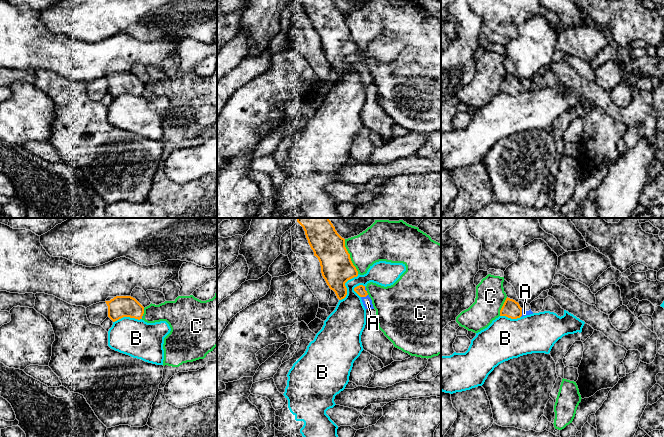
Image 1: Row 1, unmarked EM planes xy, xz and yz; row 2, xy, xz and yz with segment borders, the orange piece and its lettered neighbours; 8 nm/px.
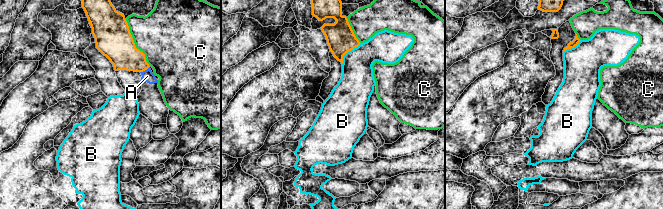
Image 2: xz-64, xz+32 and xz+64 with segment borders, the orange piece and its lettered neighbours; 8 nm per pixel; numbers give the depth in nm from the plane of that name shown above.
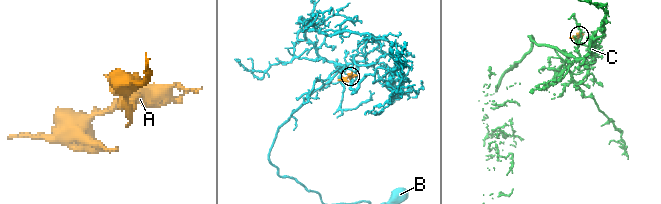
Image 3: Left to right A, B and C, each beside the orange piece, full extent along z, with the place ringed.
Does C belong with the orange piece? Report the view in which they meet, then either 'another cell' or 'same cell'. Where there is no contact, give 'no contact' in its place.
meets orange in xz; another cell

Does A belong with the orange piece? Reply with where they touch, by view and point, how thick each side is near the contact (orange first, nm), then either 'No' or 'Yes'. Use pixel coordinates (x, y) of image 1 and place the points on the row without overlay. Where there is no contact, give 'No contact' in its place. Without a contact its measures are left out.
Touches orange at xz (364, 72). Thickness 80 nm (orange) against 80 nm. Yes

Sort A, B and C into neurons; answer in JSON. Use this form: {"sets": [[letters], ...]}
{"sets": [["A"], ["B"], ["C"]]}

